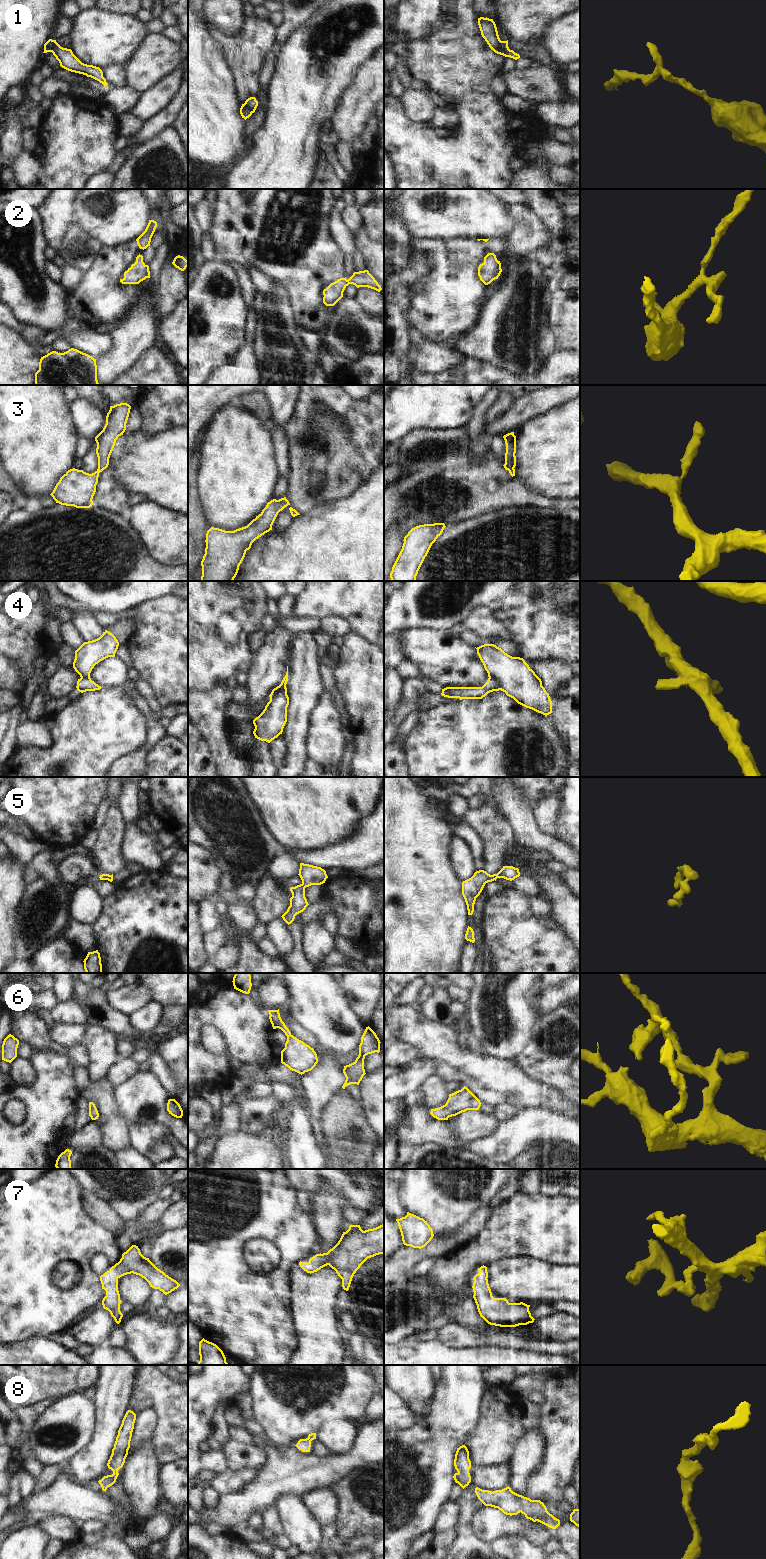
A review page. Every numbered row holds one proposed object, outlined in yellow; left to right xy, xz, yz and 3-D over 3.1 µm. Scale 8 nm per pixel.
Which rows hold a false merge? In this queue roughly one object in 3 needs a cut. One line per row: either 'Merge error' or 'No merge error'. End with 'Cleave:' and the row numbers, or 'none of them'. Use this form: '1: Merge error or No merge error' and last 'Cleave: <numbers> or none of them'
1: Merge error
2: No merge error
3: No merge error
4: Merge error
5: No merge error
6: No merge error
7: No merge error
8: No merge error
Cleave: 1, 4

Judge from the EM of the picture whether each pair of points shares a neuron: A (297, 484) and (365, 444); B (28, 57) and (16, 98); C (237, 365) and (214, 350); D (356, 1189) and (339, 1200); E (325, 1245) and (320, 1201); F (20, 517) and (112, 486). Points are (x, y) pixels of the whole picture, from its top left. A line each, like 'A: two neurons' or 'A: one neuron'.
A: one neuron
B: two neurons
C: two neurons
D: two neurons
E: one neuron
F: two neurons

